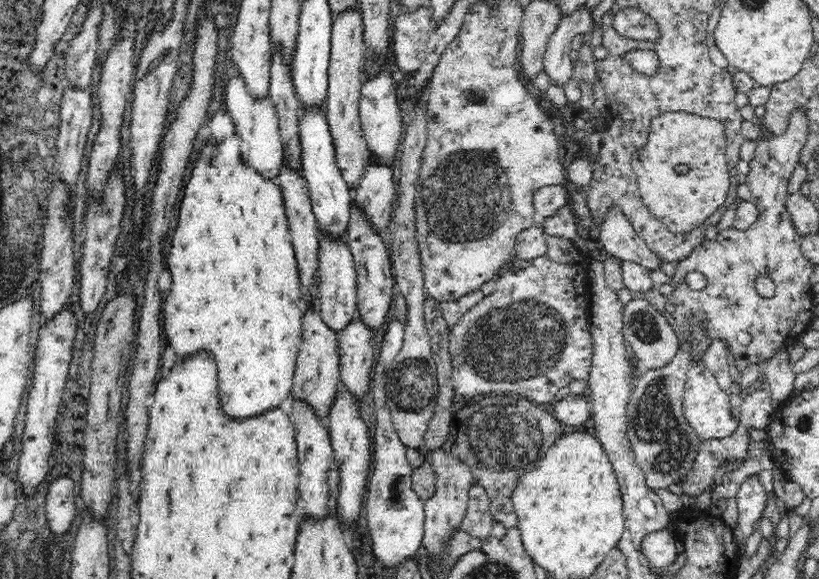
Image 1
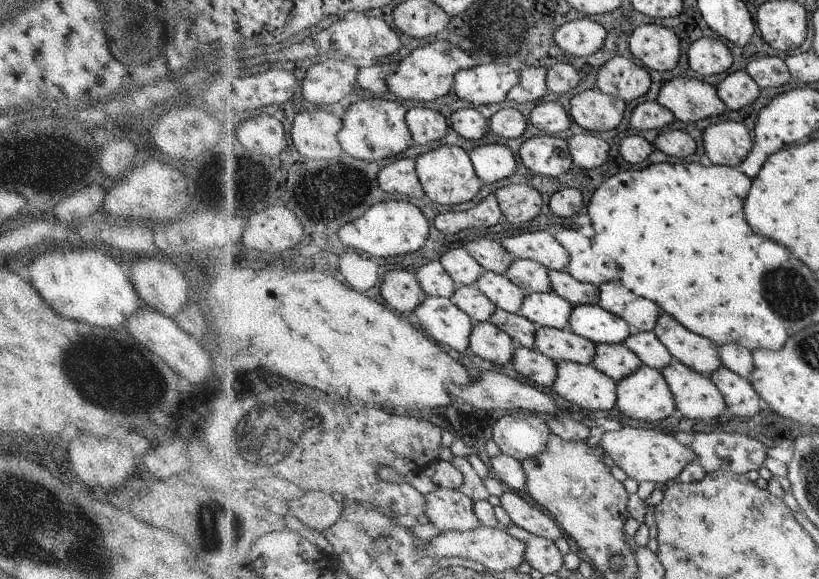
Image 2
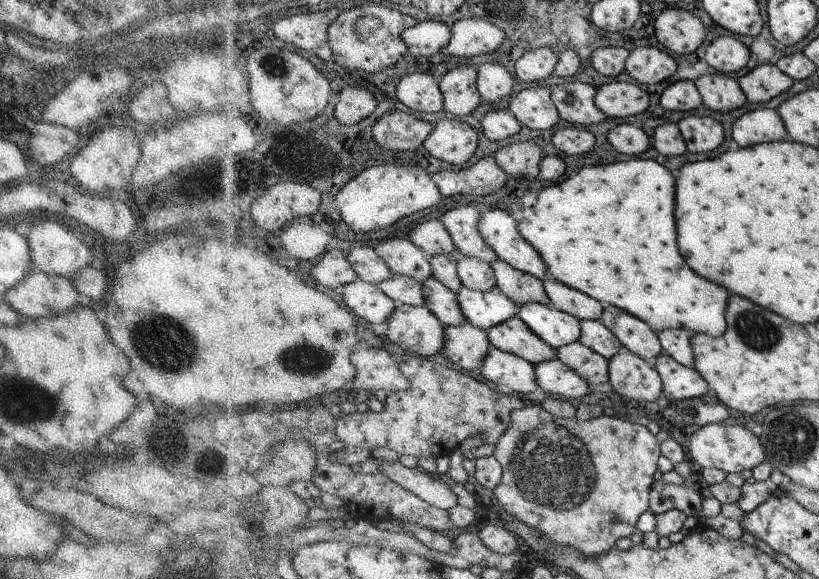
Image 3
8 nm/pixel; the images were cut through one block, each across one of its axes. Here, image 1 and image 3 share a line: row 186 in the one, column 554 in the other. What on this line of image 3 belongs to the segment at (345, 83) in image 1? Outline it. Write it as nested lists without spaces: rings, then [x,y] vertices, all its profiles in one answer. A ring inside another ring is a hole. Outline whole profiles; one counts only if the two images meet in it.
[[[514,315],[506,322],[487,330],[492,346],[501,351],[524,357],[533,365],[557,358],[557,349],[552,348],[529,328],[520,316]]]

